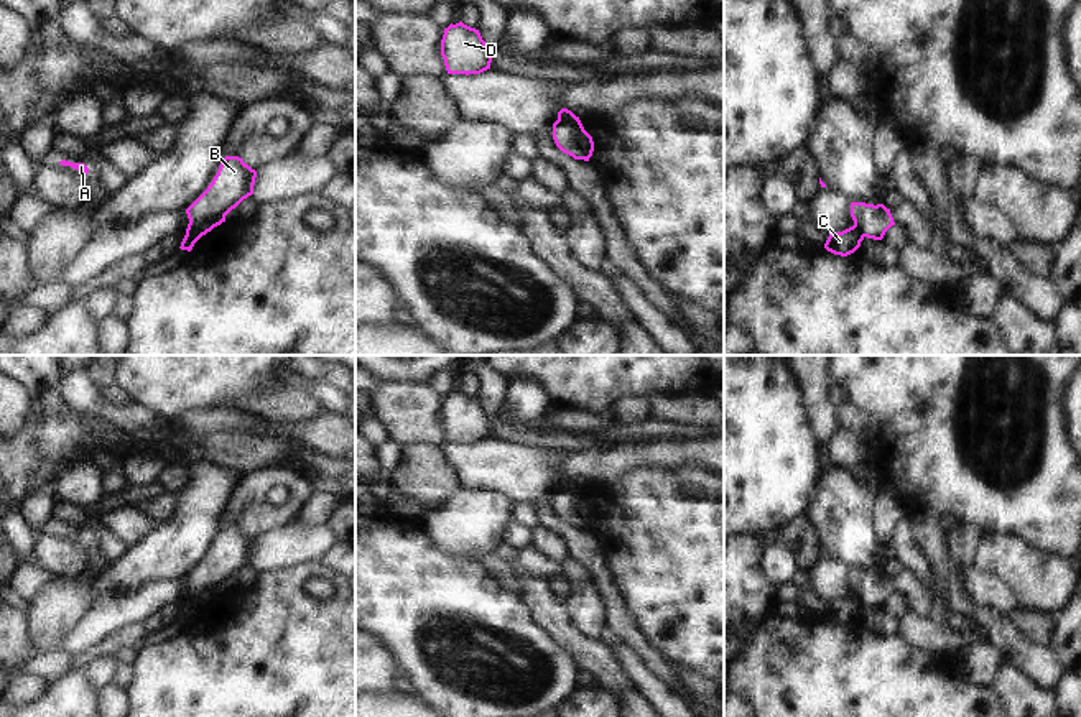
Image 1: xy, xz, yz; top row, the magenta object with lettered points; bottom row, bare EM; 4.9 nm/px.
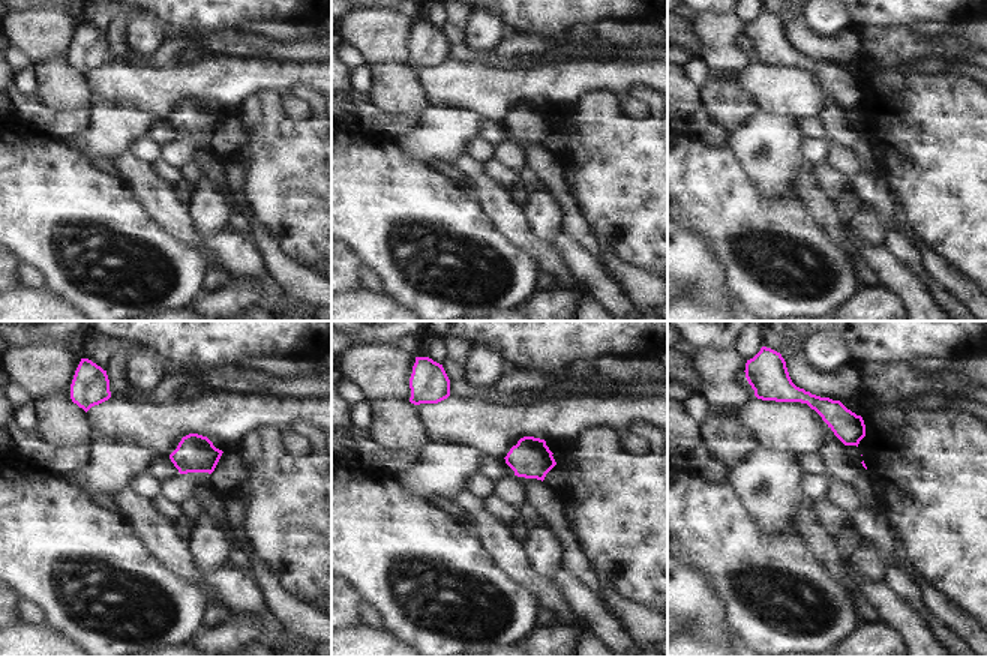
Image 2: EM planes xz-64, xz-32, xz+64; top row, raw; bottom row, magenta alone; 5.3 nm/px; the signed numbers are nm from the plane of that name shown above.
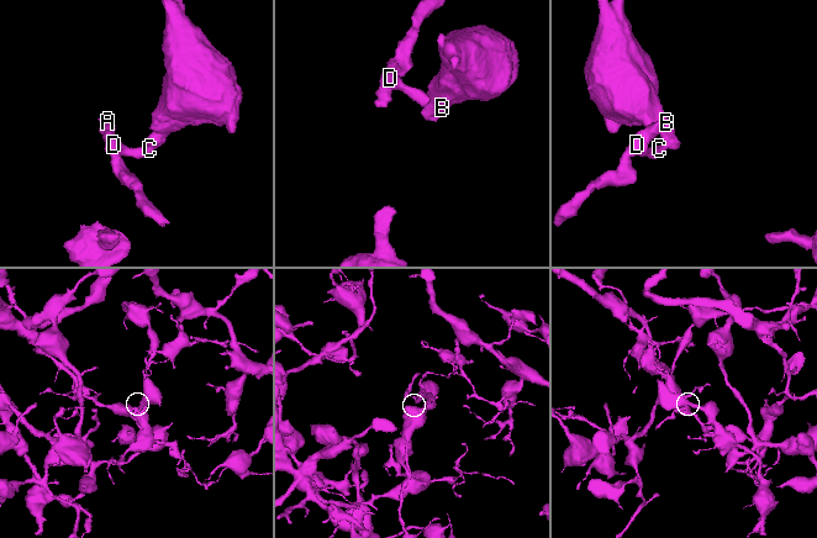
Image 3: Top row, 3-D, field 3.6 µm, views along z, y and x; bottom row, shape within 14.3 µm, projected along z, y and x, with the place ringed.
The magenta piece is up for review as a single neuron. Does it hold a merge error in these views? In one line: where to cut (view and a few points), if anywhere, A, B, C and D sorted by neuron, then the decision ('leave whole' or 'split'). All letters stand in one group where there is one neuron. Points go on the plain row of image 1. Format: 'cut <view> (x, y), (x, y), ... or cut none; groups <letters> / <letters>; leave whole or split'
cut xz (575, 484), (556, 489); groups A C D / B; split

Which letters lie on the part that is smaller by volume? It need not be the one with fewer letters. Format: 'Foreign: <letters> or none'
Foreign: A, C, D.

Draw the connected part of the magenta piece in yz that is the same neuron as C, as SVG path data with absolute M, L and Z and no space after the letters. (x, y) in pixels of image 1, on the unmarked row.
M852 594L842 600L829 602L824 617L834 623L847 625L861 615L862 608L864 604Z

